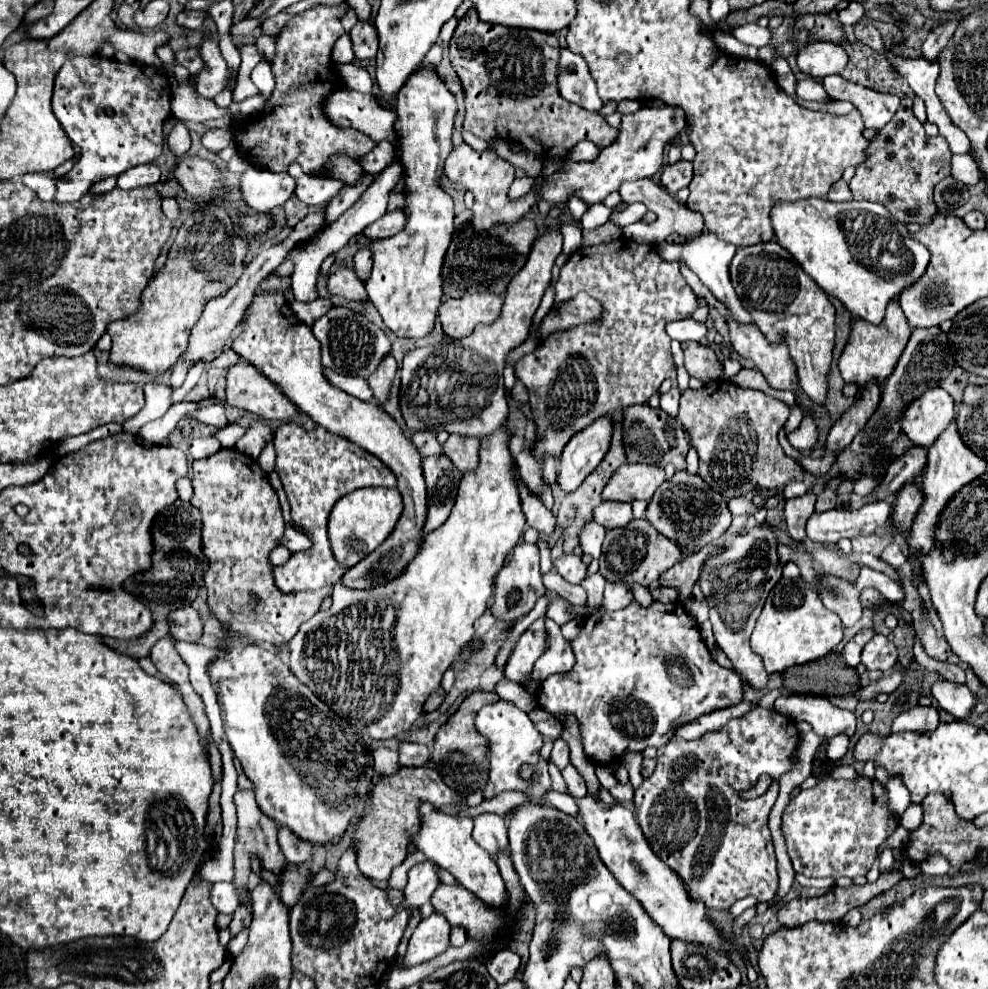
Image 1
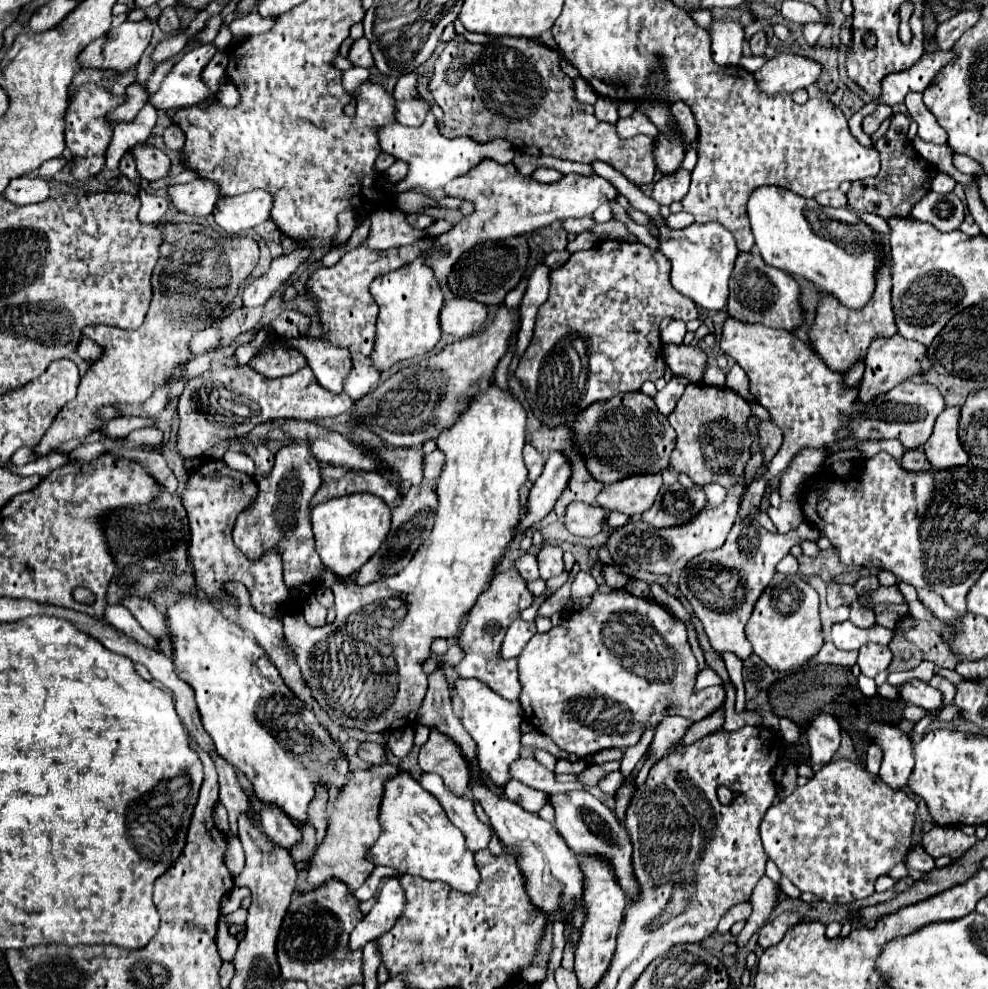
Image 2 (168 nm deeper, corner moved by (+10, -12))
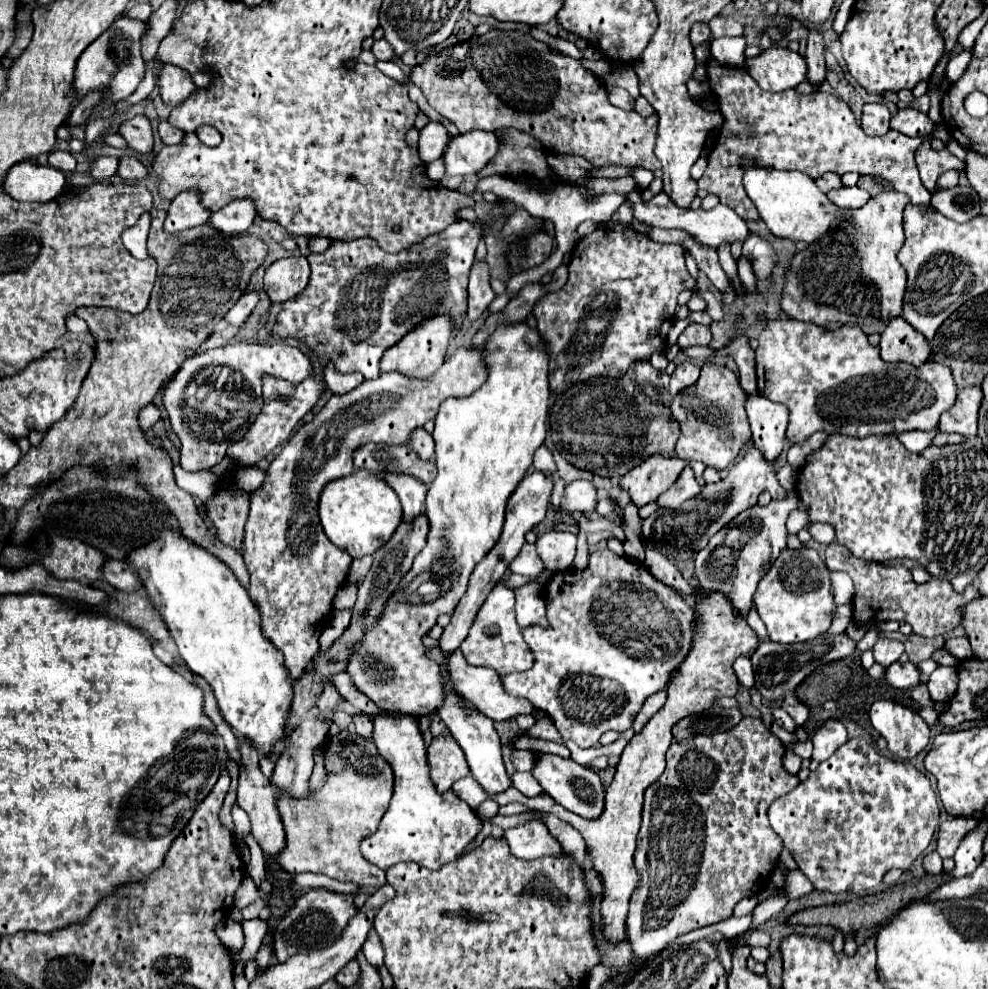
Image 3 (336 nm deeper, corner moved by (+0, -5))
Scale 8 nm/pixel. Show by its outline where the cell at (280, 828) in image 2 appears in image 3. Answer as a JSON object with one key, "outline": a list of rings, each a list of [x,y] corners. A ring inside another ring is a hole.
{"outline":[[[307,719],[299,727],[295,727],[293,737],[289,739],[289,755],[283,755],[275,763],[273,771],[273,785],[277,791],[287,791],[289,797],[303,799],[307,795],[307,781],[313,771],[313,749],[317,747],[317,741],[321,741],[327,735],[327,721],[319,719]]]}

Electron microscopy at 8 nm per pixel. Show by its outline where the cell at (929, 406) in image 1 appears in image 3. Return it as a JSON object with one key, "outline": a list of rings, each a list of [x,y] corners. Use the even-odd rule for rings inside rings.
{"outline":[[[767,319],[757,343],[759,393],[789,407],[787,441],[791,445],[805,441],[815,431],[853,437],[909,429],[931,431],[937,427],[941,413],[955,403],[957,387],[947,365],[883,365],[879,349],[871,347],[867,335],[857,327],[825,333],[819,325],[797,319]]]}

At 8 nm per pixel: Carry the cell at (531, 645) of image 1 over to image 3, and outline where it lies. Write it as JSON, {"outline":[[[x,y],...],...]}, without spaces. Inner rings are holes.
{"outline":[[[529,583],[525,587],[515,589],[515,599],[517,599],[517,625],[521,629],[531,625],[547,627],[545,591],[537,583]]]}

